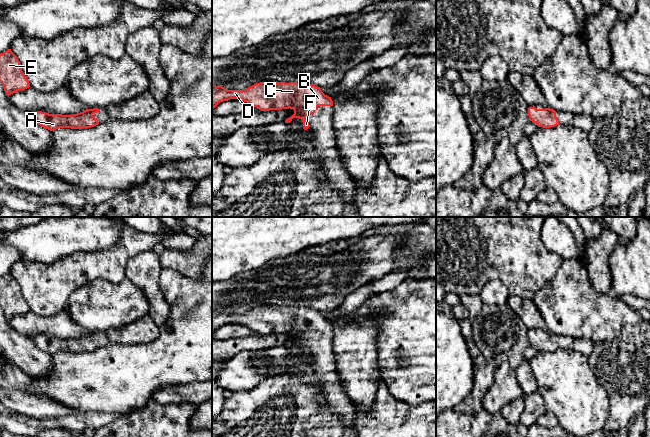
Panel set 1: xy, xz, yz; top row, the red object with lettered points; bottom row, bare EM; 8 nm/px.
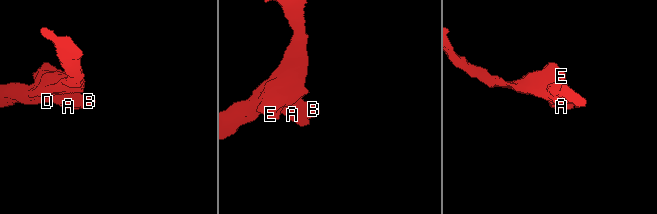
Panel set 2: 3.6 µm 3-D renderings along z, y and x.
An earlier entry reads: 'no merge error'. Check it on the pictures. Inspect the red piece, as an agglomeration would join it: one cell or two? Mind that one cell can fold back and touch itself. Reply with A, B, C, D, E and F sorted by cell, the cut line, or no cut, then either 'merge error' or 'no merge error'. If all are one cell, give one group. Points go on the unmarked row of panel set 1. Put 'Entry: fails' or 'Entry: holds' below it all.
A B C D E F | no cut | no merge error
Entry: holds

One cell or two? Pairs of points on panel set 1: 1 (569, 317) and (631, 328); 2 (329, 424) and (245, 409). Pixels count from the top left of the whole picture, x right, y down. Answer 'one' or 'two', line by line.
1: one
2: one

